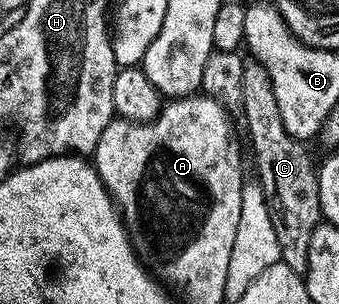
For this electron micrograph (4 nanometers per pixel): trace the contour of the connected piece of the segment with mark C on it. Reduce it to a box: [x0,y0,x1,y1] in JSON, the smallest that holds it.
[241,60,323,276]

